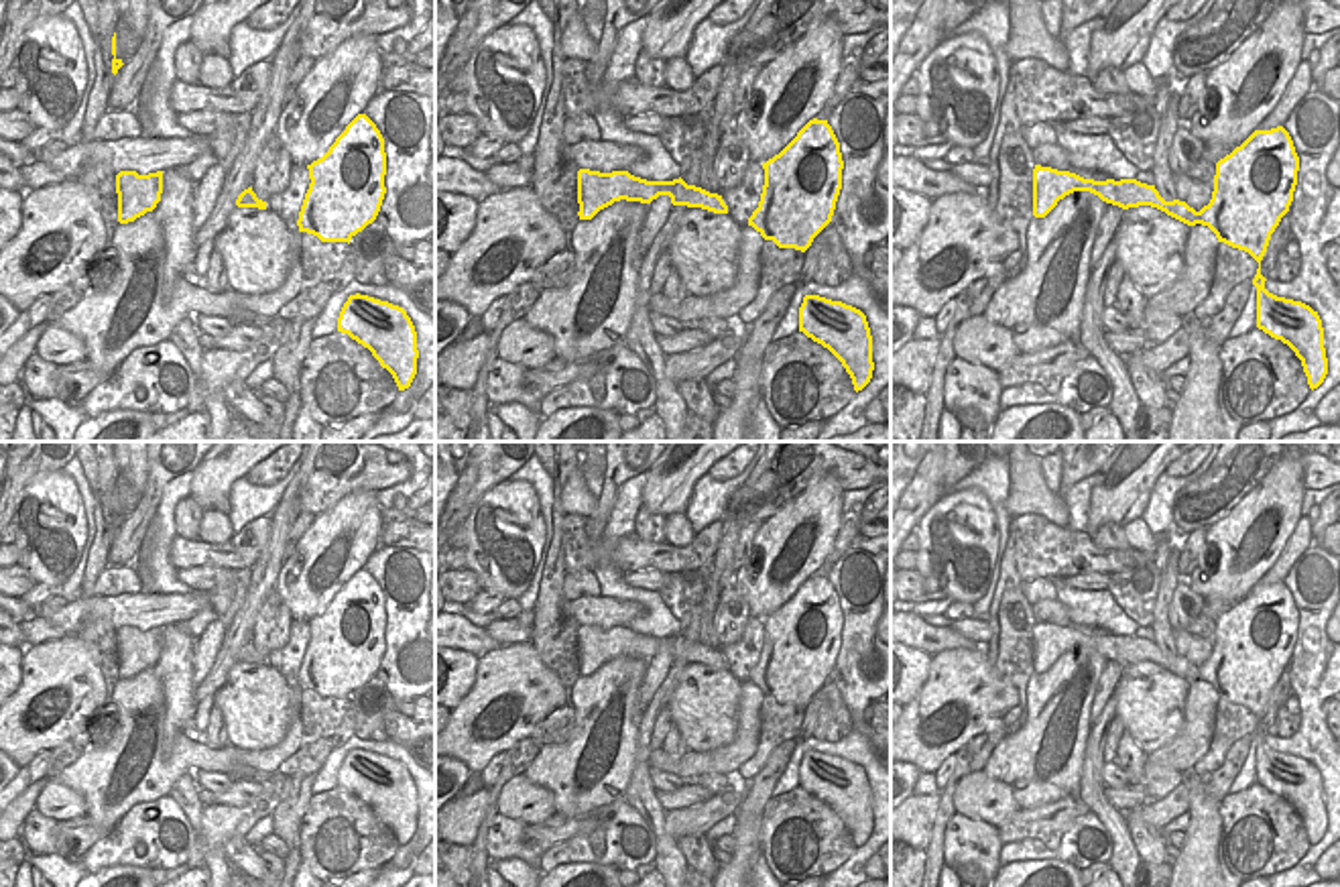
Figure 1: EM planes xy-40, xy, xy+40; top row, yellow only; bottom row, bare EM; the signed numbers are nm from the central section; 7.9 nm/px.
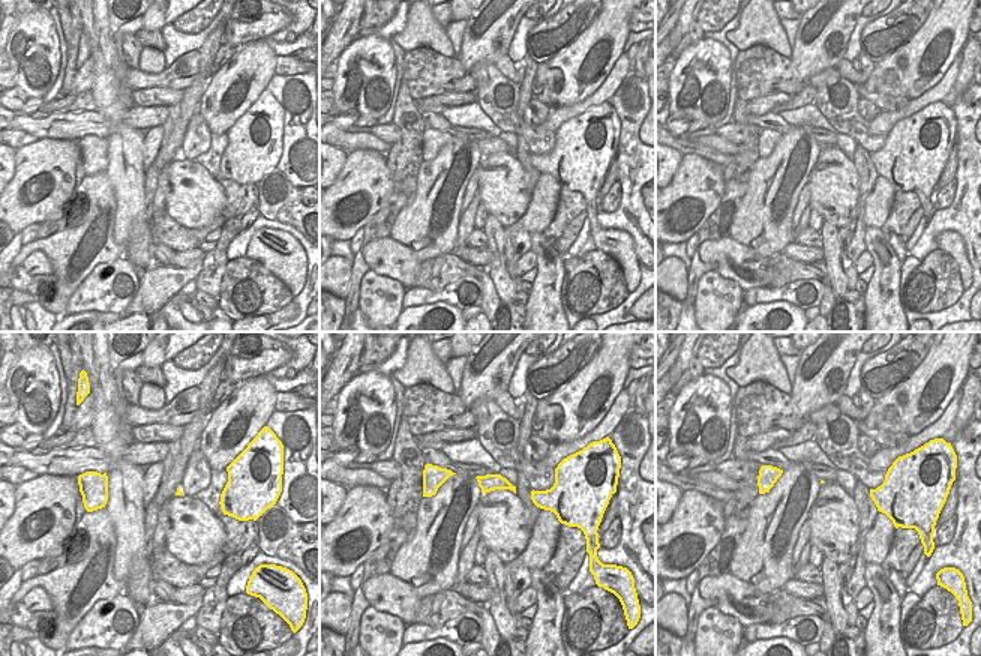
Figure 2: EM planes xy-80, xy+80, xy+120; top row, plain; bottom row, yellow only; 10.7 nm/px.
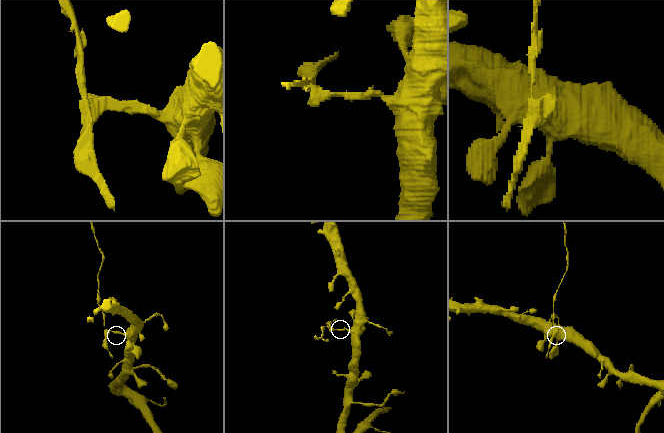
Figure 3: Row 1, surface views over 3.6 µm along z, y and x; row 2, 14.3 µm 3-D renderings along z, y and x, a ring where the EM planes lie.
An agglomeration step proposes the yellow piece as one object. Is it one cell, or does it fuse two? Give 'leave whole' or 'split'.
split

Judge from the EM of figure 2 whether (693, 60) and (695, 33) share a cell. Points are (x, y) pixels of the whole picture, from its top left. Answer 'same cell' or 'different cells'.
different cells

